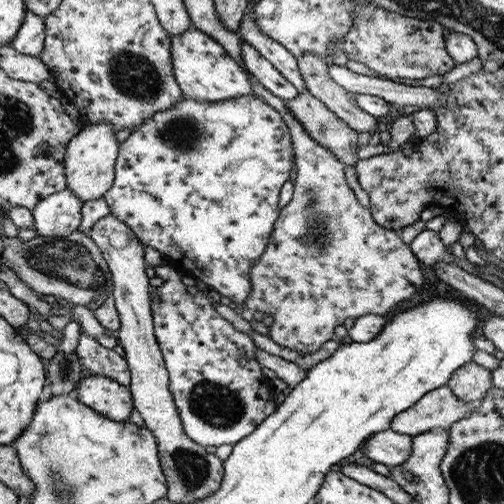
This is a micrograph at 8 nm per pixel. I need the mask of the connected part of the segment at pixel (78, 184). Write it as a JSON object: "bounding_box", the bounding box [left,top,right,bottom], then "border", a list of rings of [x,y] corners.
{"bounding_box":[64,122,119,204],"border":[[[86,122],[79,134],[70,140],[64,158],[66,186],[84,204],[99,200],[112,187],[115,178],[115,163],[119,154],[116,133],[110,124]]]}

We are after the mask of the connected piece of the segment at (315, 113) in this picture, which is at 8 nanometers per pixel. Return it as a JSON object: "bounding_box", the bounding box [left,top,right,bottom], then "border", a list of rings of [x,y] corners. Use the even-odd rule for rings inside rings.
{"bounding_box":[285,92,358,166],"border":[[[308,92],[300,93],[298,96],[285,100],[290,114],[298,120],[305,128],[305,132],[313,138],[313,140],[326,148],[335,158],[344,166],[357,163],[356,145],[358,145],[358,132],[348,126],[338,115],[334,114],[326,105],[315,96]]]}

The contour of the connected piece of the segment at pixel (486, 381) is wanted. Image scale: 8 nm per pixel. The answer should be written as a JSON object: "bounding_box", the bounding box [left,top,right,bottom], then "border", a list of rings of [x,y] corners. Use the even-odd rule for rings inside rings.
{"bounding_box":[447,362,493,402],"border":[[[474,362],[460,366],[450,377],[447,385],[455,396],[466,402],[480,402],[493,387],[492,371]]]}

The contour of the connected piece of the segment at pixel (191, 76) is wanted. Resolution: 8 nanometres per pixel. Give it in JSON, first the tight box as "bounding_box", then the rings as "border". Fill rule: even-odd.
{"bounding_box":[170,25,254,103],"border":[[[194,25],[178,36],[170,36],[170,53],[175,79],[183,96],[198,102],[217,103],[254,94],[248,73],[226,52],[221,44]]]}

